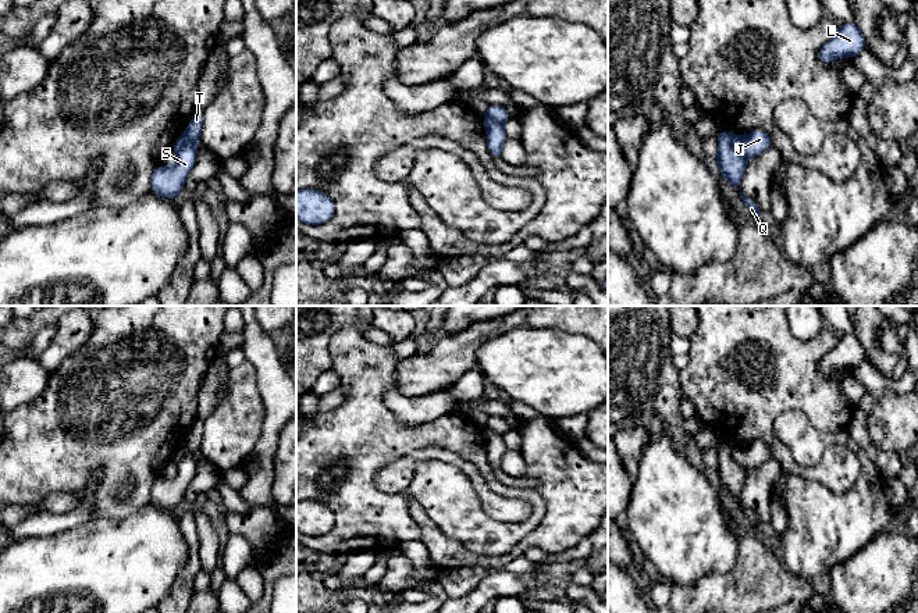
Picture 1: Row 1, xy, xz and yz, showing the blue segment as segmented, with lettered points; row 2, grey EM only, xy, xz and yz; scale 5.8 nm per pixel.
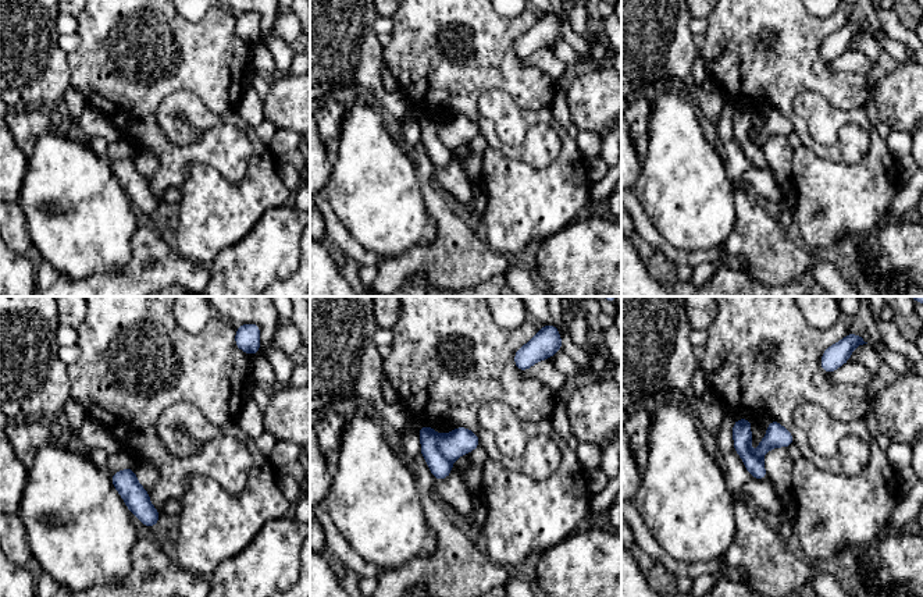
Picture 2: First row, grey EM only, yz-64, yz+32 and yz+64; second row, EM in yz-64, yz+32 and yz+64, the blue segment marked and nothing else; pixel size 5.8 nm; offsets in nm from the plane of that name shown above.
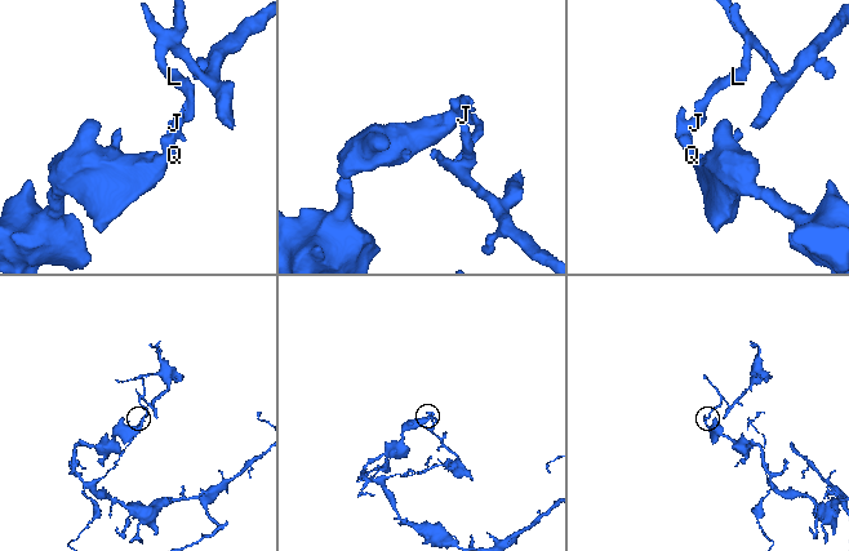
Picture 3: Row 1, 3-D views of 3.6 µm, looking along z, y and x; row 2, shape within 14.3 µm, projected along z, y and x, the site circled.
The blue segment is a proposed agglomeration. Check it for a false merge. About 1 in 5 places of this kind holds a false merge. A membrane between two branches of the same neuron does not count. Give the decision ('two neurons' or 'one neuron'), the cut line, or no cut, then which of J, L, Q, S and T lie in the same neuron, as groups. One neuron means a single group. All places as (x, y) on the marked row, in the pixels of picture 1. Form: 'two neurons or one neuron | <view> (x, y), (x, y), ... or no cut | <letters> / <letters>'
two neurons | yz (733, 136), (732, 146), (746, 160) | J L / Q S T

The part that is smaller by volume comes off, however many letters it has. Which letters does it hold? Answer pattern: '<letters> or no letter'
J, L

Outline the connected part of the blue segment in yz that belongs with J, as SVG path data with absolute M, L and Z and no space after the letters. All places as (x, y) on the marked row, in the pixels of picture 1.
M755 129L750 135L734 136L732 145L747 160L768 150L772 146L772 139L764 129Z

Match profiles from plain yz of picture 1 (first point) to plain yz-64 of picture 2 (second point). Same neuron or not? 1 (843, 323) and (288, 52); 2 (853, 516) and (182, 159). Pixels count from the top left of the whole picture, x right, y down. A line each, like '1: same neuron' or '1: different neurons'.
1: same neuron
2: different neurons

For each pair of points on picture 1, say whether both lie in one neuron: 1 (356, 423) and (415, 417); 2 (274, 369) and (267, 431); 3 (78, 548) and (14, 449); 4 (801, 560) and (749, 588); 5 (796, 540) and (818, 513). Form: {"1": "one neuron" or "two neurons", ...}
{"1": "two neurons", "2": "one neuron", "3": "two neurons", "4": "two neurons", "5": "one neuron"}

